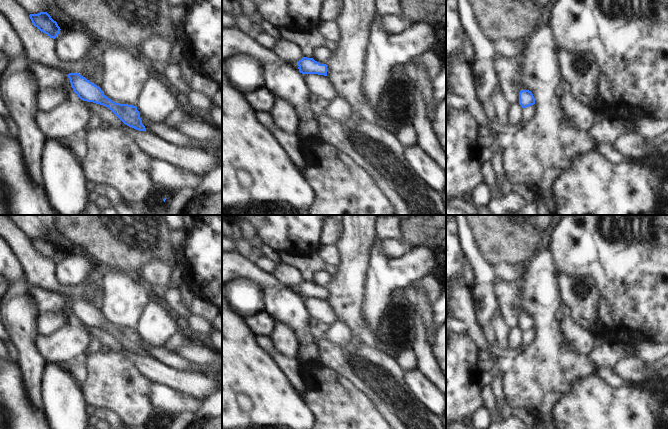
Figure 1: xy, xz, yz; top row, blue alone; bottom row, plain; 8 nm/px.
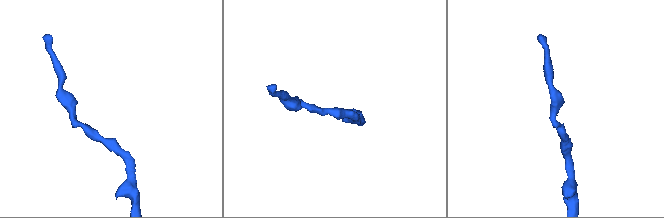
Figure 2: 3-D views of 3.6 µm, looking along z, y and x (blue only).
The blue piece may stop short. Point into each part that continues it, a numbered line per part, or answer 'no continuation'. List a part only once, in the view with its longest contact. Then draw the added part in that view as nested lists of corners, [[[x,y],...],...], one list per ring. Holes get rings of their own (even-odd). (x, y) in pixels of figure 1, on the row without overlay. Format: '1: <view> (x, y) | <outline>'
no continuation

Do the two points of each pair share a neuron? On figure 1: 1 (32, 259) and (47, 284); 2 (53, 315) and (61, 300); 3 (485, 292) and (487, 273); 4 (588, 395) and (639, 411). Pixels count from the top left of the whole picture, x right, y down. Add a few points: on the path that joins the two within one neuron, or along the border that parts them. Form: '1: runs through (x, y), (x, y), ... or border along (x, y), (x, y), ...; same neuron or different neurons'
1: runs through (34, 265), (44, 278); same neuron
2: runs through (53, 311), (57, 304); same neuron
3: runs through (485, 287), (485, 278); same neuron
4: runs through (601, 408), (604, 411), (626, 411); same neuron

